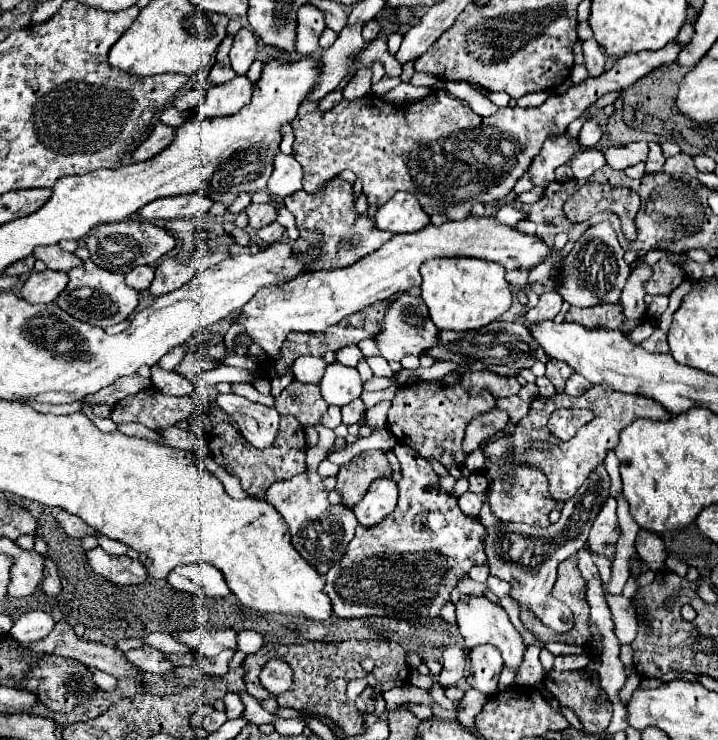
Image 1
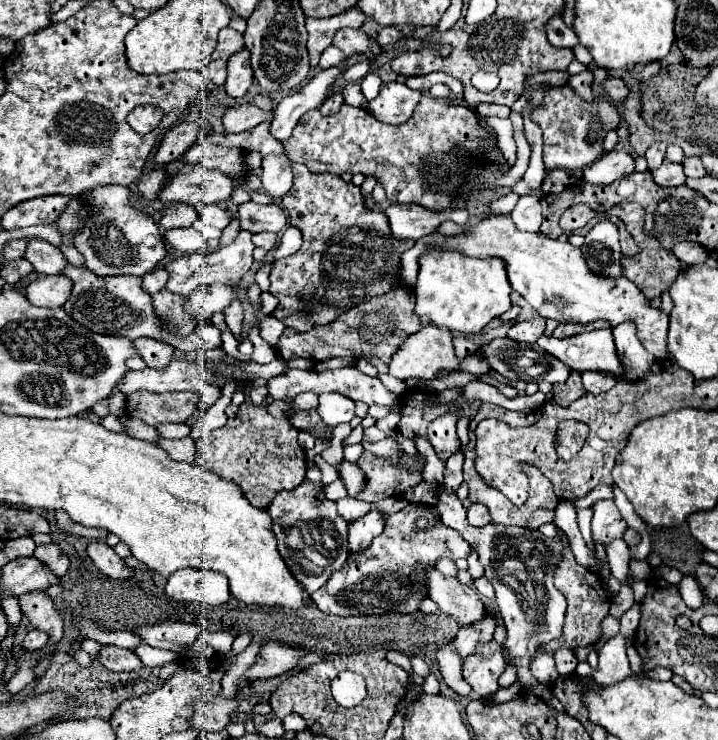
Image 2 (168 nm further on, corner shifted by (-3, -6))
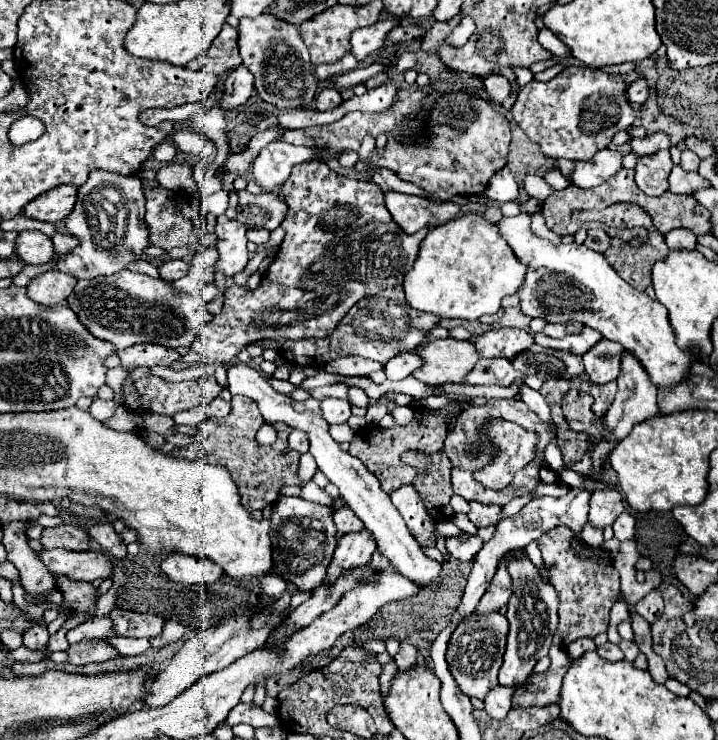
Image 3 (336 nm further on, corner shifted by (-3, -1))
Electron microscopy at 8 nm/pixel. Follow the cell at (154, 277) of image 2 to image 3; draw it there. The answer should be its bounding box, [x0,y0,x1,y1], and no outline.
[158,259,190,281]

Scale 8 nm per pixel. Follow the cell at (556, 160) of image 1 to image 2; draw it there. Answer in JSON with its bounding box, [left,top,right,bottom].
[532,86,620,174]

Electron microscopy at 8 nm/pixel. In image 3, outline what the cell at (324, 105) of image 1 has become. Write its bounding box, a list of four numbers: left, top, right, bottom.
[316,87,342,111]

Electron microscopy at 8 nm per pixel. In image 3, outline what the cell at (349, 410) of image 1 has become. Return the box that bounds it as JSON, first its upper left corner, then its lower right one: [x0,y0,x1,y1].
[270,497,336,591]

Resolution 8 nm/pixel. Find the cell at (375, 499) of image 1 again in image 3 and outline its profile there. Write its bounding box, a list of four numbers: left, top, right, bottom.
[324,531,376,583]

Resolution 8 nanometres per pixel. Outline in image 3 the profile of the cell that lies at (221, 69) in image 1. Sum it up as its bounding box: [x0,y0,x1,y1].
[186,23,242,75]

